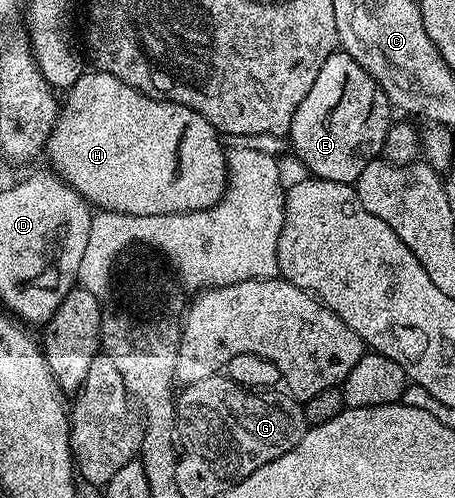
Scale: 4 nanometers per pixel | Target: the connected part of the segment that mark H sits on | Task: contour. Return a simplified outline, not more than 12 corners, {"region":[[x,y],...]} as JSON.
{"region":[[91,69],[49,169],[98,210],[210,209],[219,131]]}

